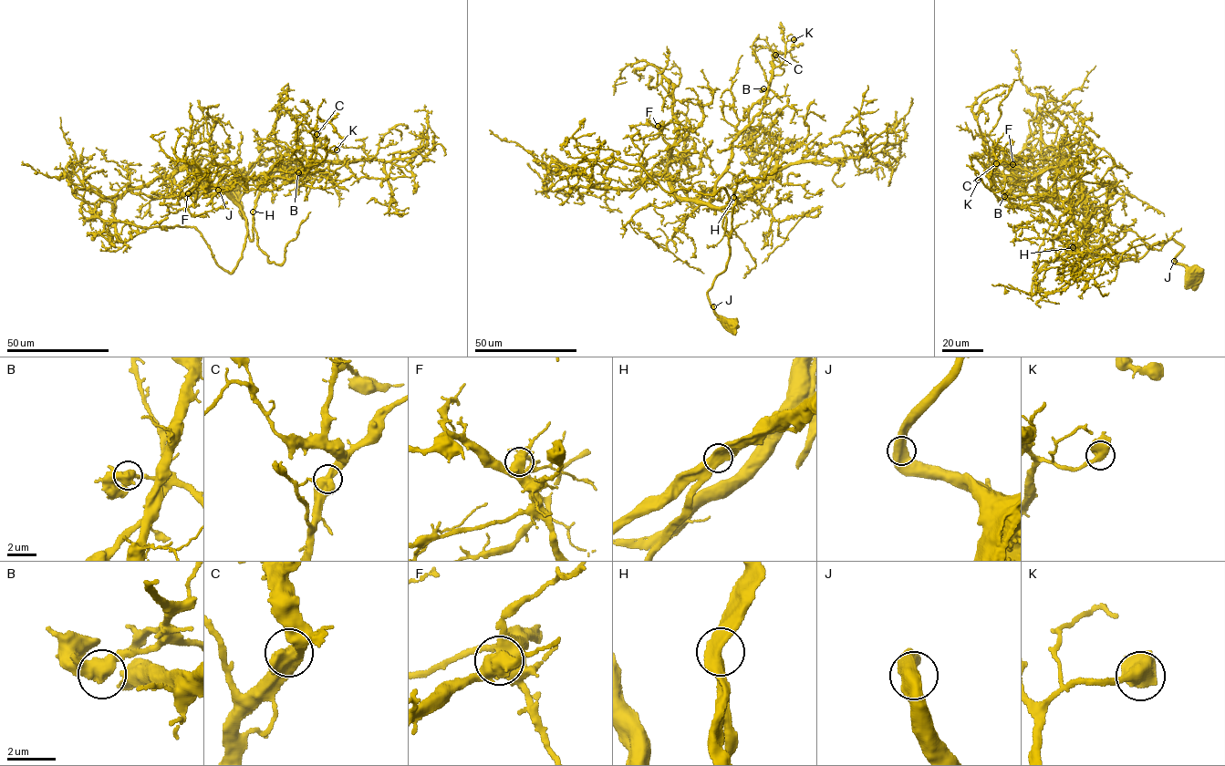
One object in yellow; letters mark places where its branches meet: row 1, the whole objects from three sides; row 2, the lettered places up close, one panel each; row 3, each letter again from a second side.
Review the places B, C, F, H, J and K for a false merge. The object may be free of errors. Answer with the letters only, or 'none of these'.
none of these

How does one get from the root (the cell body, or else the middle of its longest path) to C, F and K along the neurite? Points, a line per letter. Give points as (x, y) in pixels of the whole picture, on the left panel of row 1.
C: (232, 184), (218, 191), (215, 171), (241, 203), (242, 218), (230, 184), (307, 171), (316, 134)
F: (232, 184), (218, 191), (215, 171), (242, 218), (192, 162), (198, 185), (188, 193)
K: (232, 184), (218, 191), (215, 171), (241, 203), (242, 218), (231, 184), (263, 174), (291, 179), (337, 150)

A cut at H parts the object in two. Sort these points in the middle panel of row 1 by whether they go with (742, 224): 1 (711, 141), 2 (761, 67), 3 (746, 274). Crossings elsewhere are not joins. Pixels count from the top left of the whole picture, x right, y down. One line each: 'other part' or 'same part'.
1: same part
2: other part
3: same part

